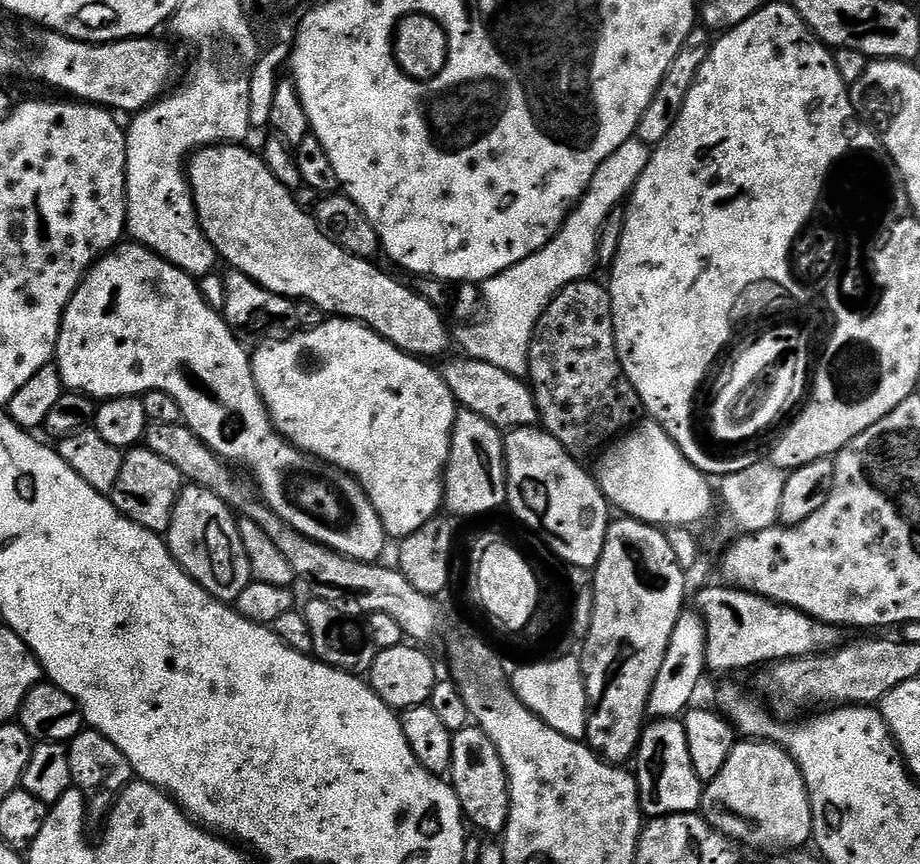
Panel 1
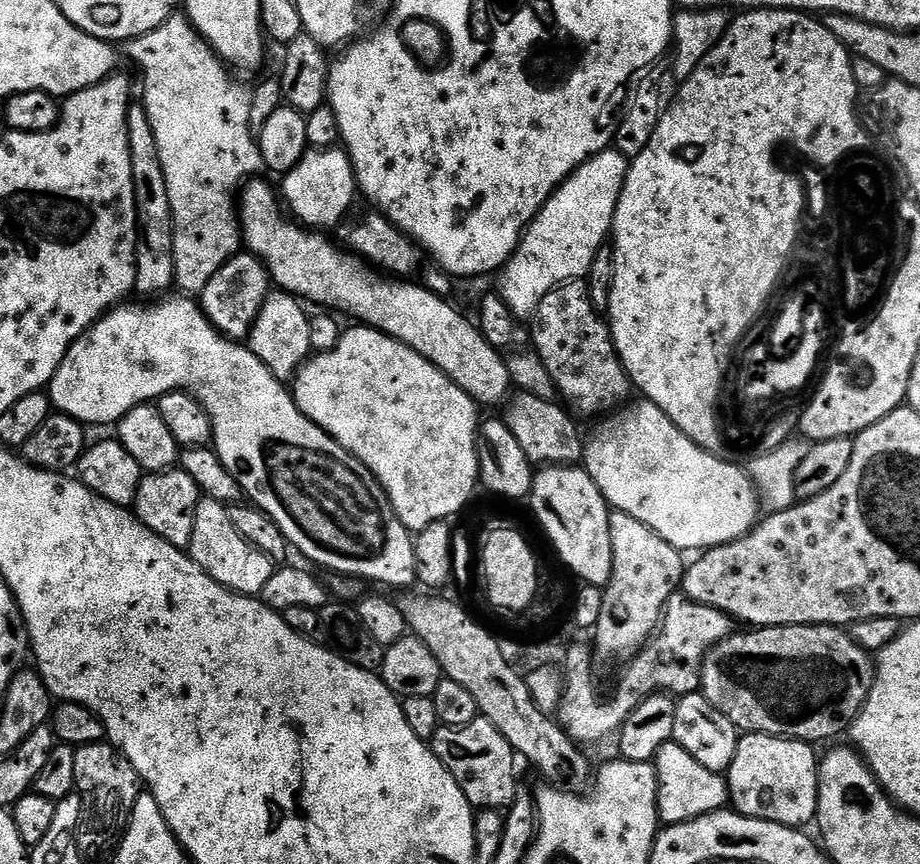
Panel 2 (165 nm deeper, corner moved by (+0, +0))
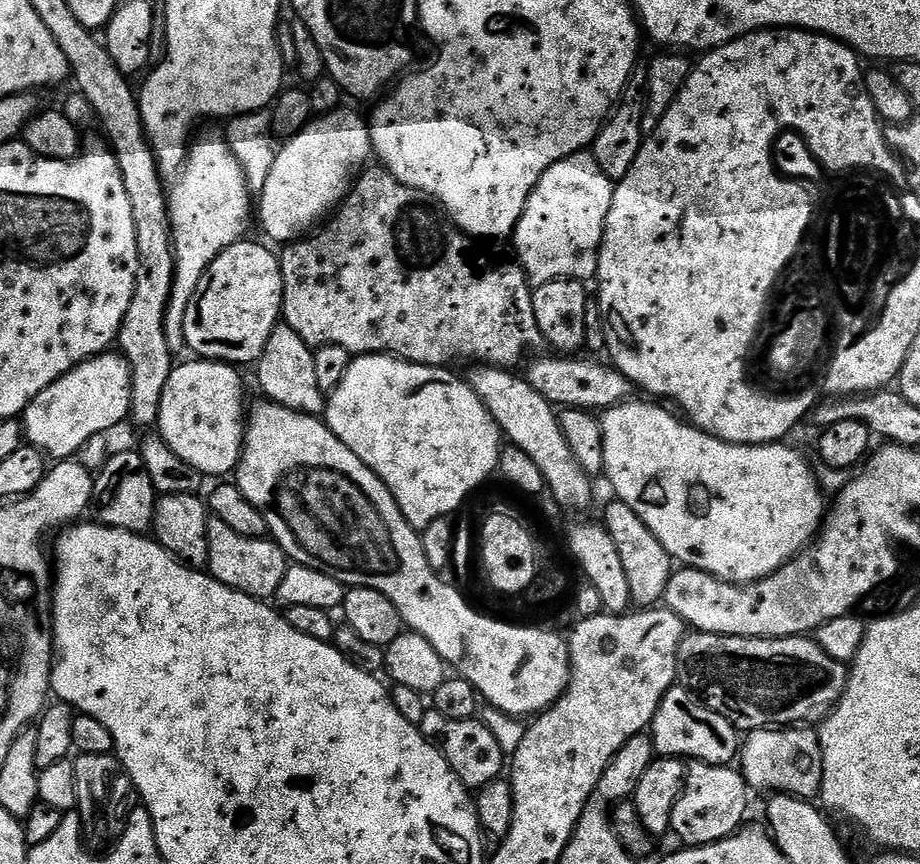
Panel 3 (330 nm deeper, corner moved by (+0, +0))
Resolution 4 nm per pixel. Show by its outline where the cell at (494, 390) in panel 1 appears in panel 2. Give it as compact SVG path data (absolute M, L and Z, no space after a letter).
M520 392L507 401L504 410L502 413L504 425L508 427L510 434L514 434L514 438L518 438L518 446L522 446L529 464L572 466L583 457L585 437L583 435L580 437L580 428L575 424L577 421L573 413L556 400L543 400L529 392Z

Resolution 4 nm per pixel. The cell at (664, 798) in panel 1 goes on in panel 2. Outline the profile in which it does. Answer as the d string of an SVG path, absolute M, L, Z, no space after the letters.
M674 742L664 744L658 750L654 767L656 769L656 812L660 815L661 825L667 826L693 820L702 814L716 812L729 803L727 779L723 775L706 770L702 762L694 762L694 758L690 758L690 754L686 754L686 750L682 750L682 746Z

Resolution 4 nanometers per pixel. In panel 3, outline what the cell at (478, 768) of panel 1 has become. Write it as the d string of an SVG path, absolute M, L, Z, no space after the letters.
M429 710L418 727L420 733L439 748L456 777L464 783L465 788L479 790L485 788L490 782L501 779L503 772L500 771L503 768L505 771L506 768L506 754L502 746L498 746L494 734L486 730L483 719L451 720L438 711Z

